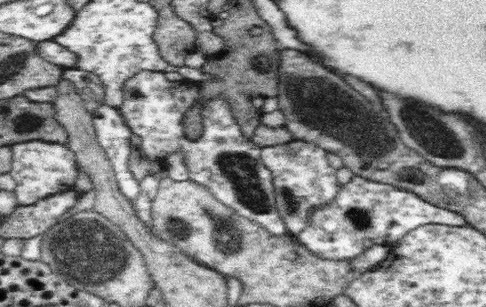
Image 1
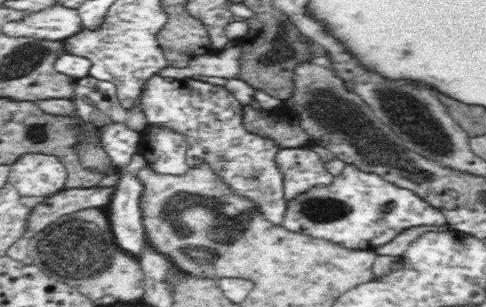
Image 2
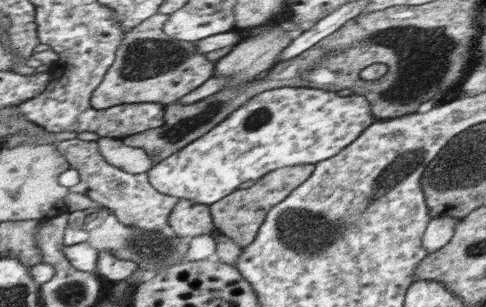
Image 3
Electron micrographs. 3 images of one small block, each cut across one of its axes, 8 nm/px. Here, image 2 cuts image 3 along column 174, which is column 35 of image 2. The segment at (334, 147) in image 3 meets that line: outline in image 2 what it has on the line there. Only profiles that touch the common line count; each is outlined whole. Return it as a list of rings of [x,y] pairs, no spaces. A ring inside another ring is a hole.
[[[20,156],[14,164],[10,164],[10,182],[18,188],[20,196],[50,196],[64,190],[68,174],[64,164],[60,164],[54,156]]]

